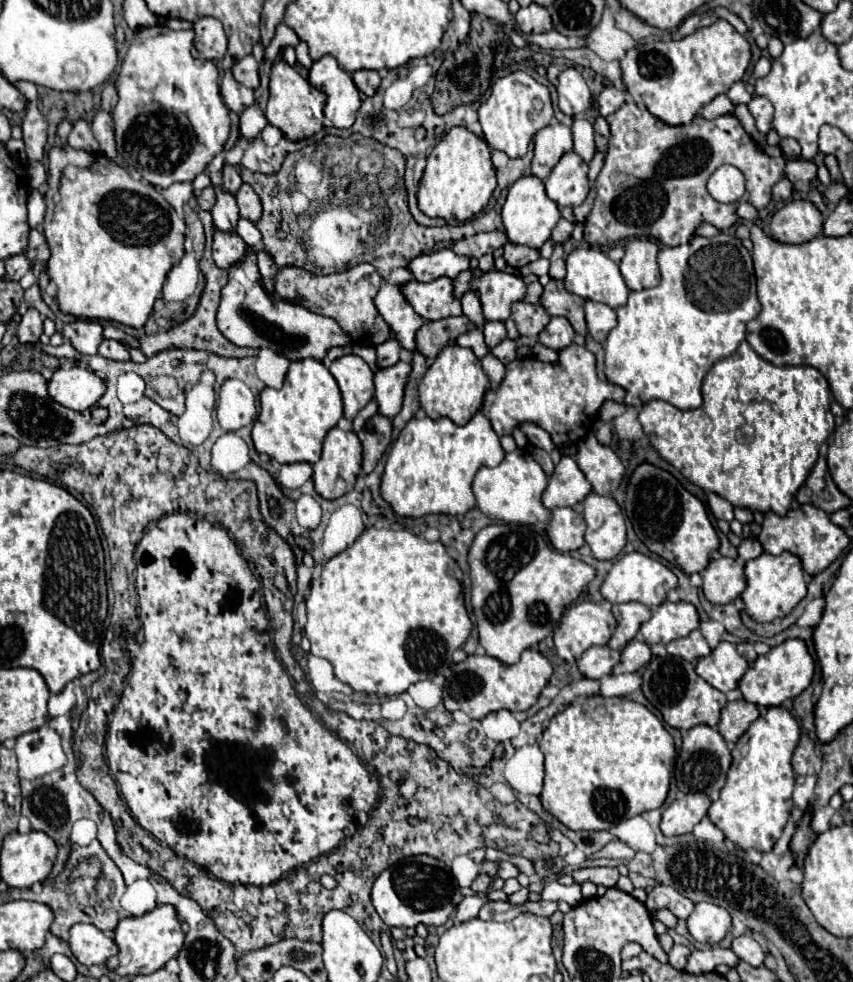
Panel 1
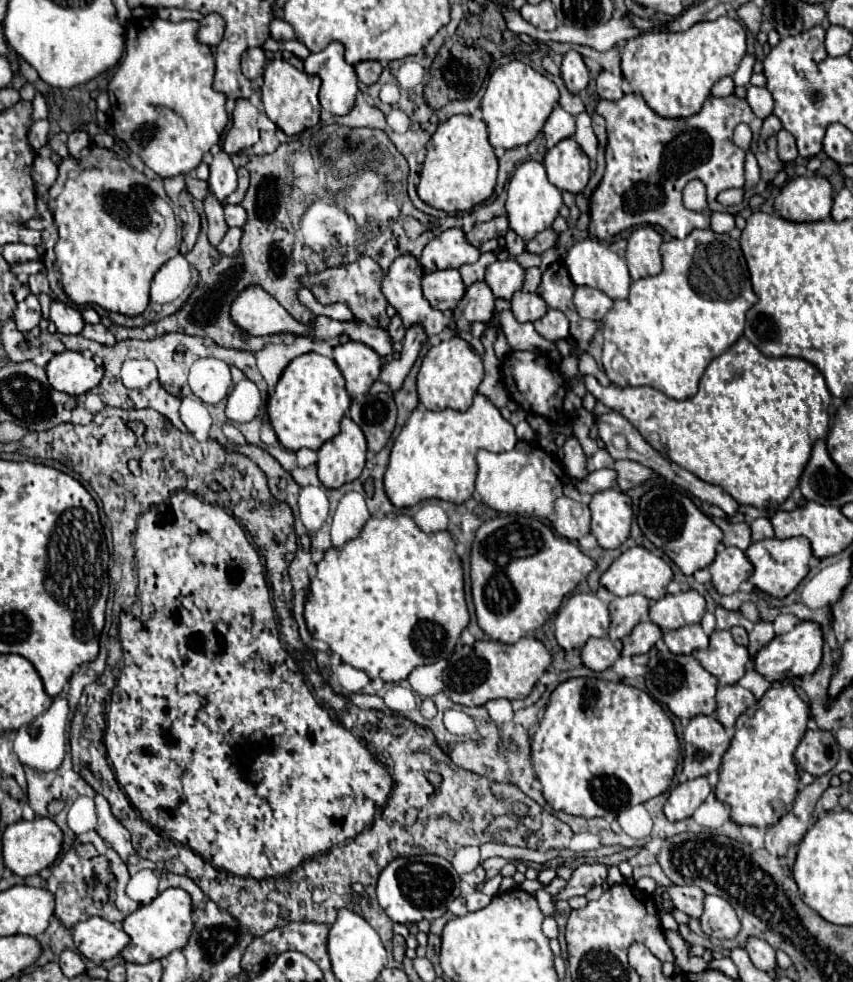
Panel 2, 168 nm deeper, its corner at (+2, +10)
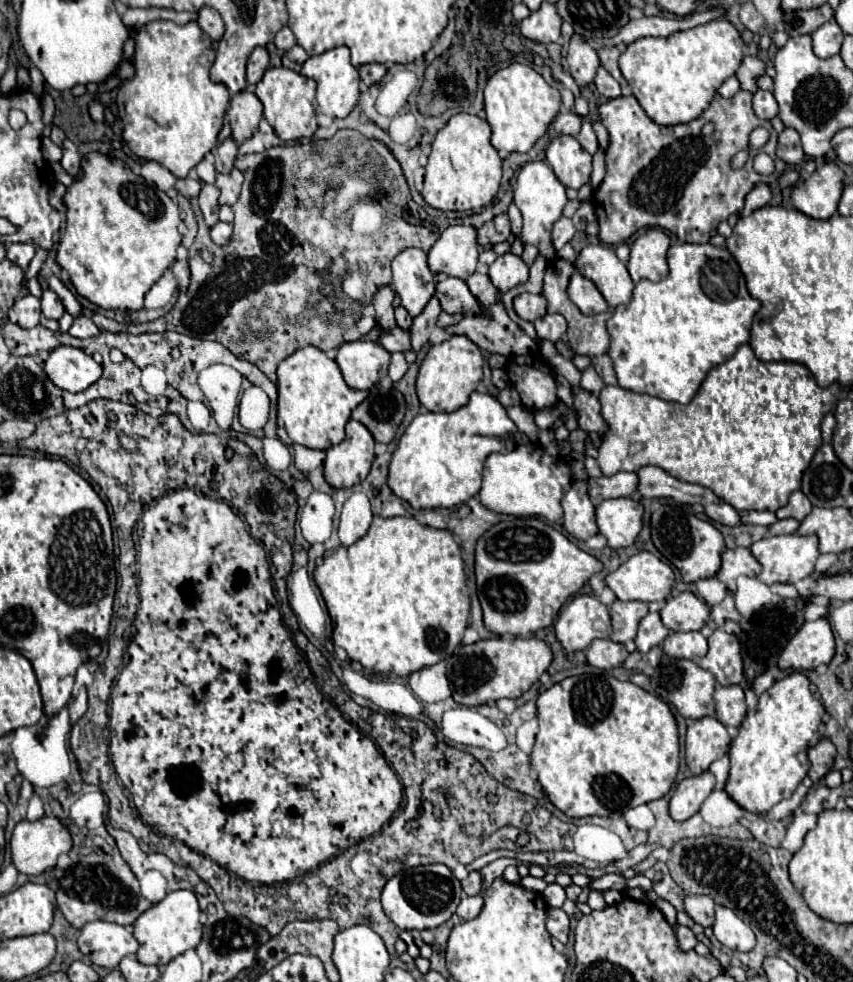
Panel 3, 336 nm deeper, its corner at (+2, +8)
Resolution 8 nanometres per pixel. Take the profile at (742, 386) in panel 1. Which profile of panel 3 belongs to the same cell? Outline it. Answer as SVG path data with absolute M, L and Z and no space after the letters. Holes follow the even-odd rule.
M743 344L727 362L709 370L689 404L667 402L621 386L605 386L599 394L599 402L609 432L601 440L597 462L603 476L613 476L621 470L637 472L641 466L653 464L683 482L713 490L737 510L775 512L787 504L795 490L799 490L803 472L809 468L815 450L823 444L821 420L829 412L827 406L837 402L837 392L837 384L829 388L817 386L813 374L803 364L761 362L751 346Z

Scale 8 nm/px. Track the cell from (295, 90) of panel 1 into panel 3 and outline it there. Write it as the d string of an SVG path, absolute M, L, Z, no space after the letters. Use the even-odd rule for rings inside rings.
M285 66L279 68L269 68L261 82L257 84L257 98L263 104L263 116L267 122L273 126L275 134L281 140L299 140L305 136L313 136L317 130L317 120L315 120L315 94L316 82Z

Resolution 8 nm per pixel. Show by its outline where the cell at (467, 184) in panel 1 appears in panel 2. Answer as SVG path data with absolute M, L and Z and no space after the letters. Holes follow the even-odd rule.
M461 114L441 122L427 144L427 158L421 170L421 182L417 186L419 198L433 208L445 210L447 214L471 210L493 194L495 180L497 156L487 140L487 124Z

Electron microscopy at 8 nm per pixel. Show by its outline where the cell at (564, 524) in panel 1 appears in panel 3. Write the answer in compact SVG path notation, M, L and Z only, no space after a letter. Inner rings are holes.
M575 482L573 488L561 498L561 506L565 512L563 528L577 540L587 540L597 534L595 524L595 506L585 492L587 482Z

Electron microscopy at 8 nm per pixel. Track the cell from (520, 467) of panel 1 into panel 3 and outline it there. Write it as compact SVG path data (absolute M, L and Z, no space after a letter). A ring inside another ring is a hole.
M525 444L517 446L513 452L499 454L493 452L485 460L483 468L483 486L479 490L479 500L485 508L511 514L511 516L539 516L549 522L559 522L563 518L561 512L561 496L571 488L571 468L563 458L555 458L547 454L541 446Z

